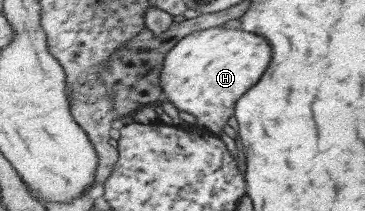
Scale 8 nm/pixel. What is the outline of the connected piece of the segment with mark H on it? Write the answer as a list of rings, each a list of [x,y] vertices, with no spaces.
[[[219,25],[184,37],[168,52],[161,74],[161,86],[164,96],[175,109],[192,114],[197,118],[196,124],[200,129],[219,136],[220,133],[224,133],[224,127],[230,121],[230,117],[235,115],[239,99],[262,79],[270,61],[272,61],[272,47],[265,37],[243,29],[227,29]]]

